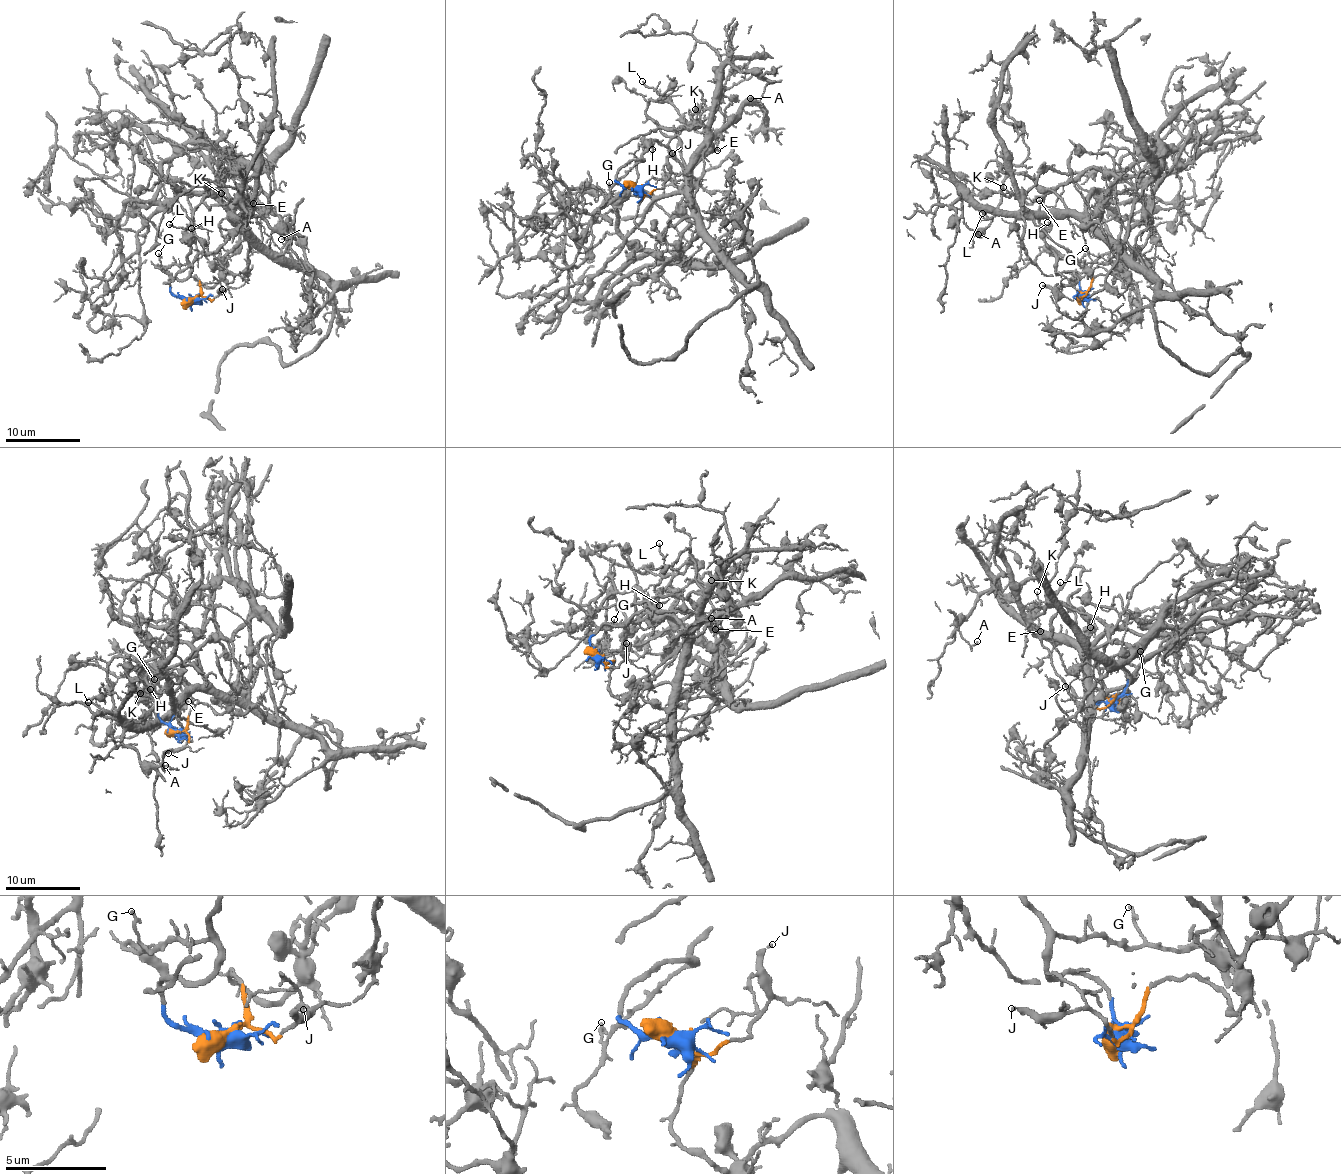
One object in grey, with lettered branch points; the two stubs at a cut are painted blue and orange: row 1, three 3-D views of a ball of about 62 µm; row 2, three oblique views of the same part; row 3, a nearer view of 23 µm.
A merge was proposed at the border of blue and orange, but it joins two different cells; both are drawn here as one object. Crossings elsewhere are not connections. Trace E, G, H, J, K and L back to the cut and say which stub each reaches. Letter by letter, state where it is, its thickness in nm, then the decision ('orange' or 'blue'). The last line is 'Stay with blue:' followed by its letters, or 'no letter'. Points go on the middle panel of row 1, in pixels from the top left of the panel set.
E: (717, 150) | 90 nm | blue
G: (609, 182) | 150 nm | blue
H: (652, 149) | 110 nm | blue
J: (672, 153) | 220 nm | orange
K: (695, 109) | 90 nm | blue
L: (642, 81) | 130 nm | orange
Stay with blue: E, G, H, K

